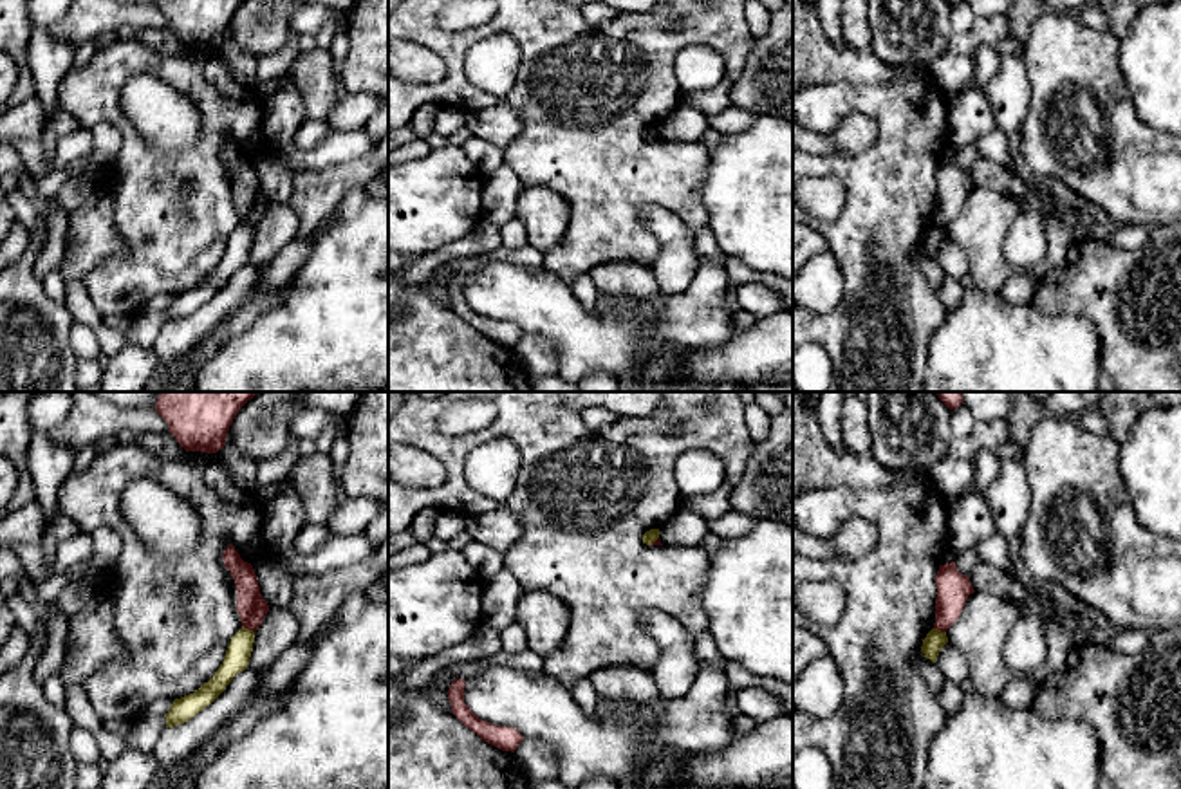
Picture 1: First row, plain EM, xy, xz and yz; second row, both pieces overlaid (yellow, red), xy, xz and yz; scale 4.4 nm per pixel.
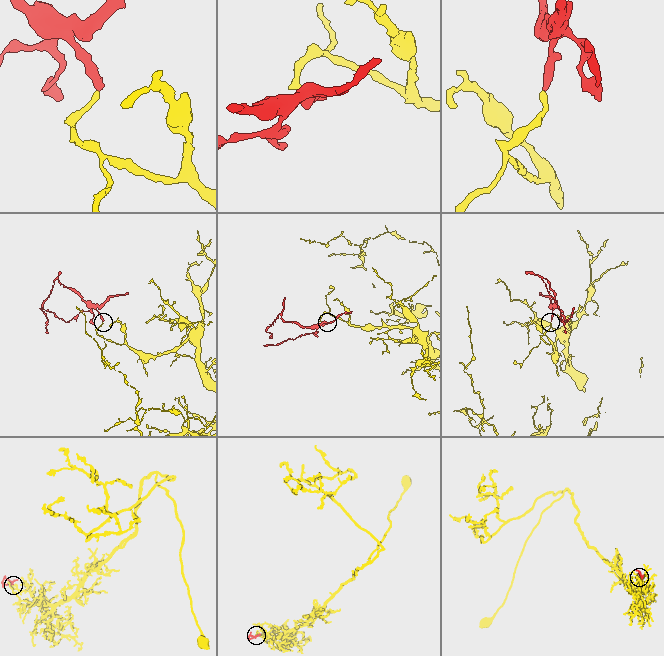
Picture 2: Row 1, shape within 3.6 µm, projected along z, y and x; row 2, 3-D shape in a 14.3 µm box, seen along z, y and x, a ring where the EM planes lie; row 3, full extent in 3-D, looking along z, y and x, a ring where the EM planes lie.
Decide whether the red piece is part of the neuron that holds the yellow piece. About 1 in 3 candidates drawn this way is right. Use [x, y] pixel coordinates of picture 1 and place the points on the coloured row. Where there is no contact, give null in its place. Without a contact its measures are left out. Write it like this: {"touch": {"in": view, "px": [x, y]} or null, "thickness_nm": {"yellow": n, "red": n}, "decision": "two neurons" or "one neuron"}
{"touch": {"in": "xy", "px": [246, 629]}, "thickness_nm": {"yellow": 110, "red": 140}, "decision": "two neurons"}

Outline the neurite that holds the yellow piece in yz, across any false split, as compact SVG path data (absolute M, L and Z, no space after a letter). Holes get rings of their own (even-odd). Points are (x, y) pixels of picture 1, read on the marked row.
M932 628L926 637L923 639L921 652L925 654L926 659L932 663L937 661L937 655L941 648L948 643L946 632L941 632L937 628Z

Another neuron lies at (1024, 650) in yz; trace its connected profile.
M977 562L970 572L975 592L990 592L1013 603L1020 617L1006 637L1002 657L1013 675L1031 675L1046 661L1046 625L1055 623L1064 628L1076 646L1085 643L1085 632L1078 623L1078 614L1060 616L1049 608L1035 605L1035 590L1029 581L1015 578L986 562Z

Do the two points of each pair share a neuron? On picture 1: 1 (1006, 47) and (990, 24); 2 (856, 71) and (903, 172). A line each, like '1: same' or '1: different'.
1: different
2: different

